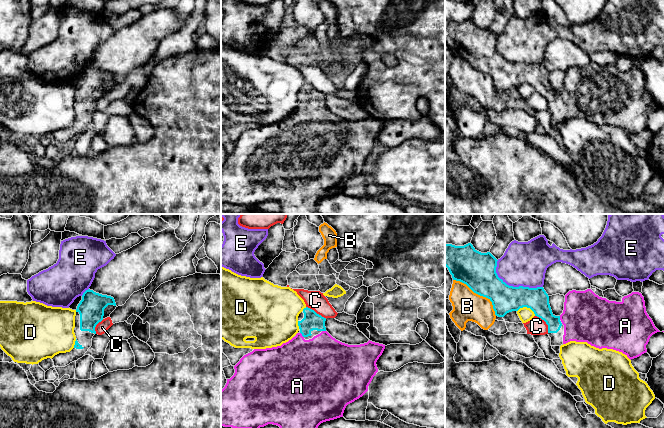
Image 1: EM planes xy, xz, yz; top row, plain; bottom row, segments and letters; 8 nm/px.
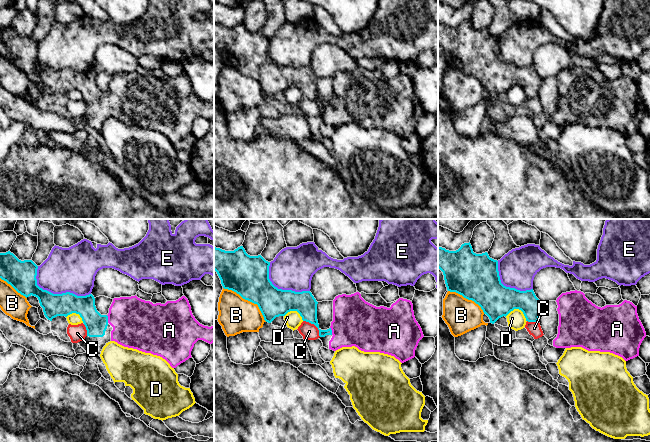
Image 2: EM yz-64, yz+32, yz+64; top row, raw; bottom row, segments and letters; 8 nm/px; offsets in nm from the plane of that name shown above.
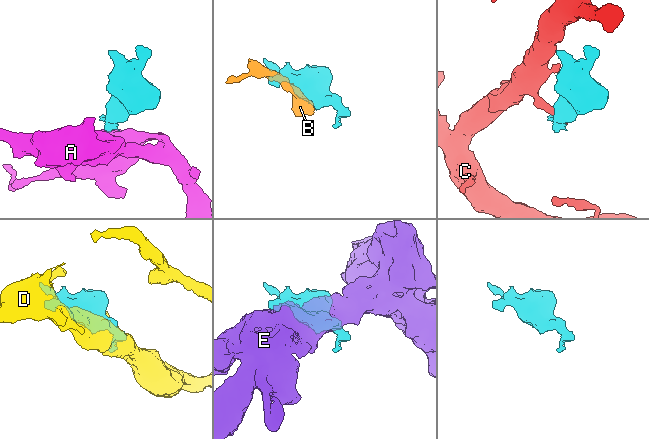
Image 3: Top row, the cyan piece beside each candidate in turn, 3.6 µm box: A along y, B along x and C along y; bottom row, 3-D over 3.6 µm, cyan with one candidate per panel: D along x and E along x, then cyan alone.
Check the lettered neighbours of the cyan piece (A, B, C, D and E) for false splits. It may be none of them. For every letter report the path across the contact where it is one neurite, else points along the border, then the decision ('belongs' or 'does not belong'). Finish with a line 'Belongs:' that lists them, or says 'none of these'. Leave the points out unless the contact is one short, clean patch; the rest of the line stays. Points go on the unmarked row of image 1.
A: across xz (312, 97), (305, 104), (302, 111), (299, 142) | belongs
B: does not belong
C: along yz (535, 91), (545, 98), (548, 108) | does not belong
D: does not belong
E: does not belong
Belongs: A

